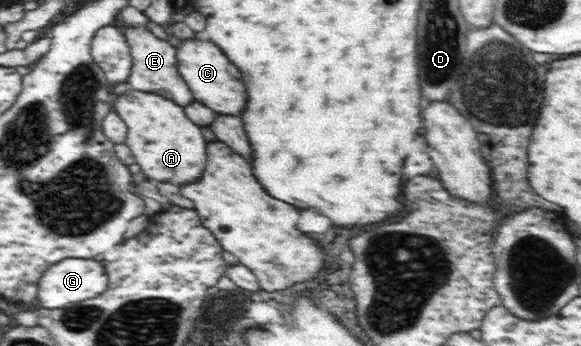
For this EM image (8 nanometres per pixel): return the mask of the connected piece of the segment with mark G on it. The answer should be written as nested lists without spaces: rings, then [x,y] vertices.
[[[70,258],[70,260],[58,261],[58,266],[52,266],[46,270],[46,274],[42,276],[42,282],[40,282],[38,302],[42,308],[64,308],[70,302],[84,302],[84,300],[96,298],[108,288],[108,274],[99,261]]]

